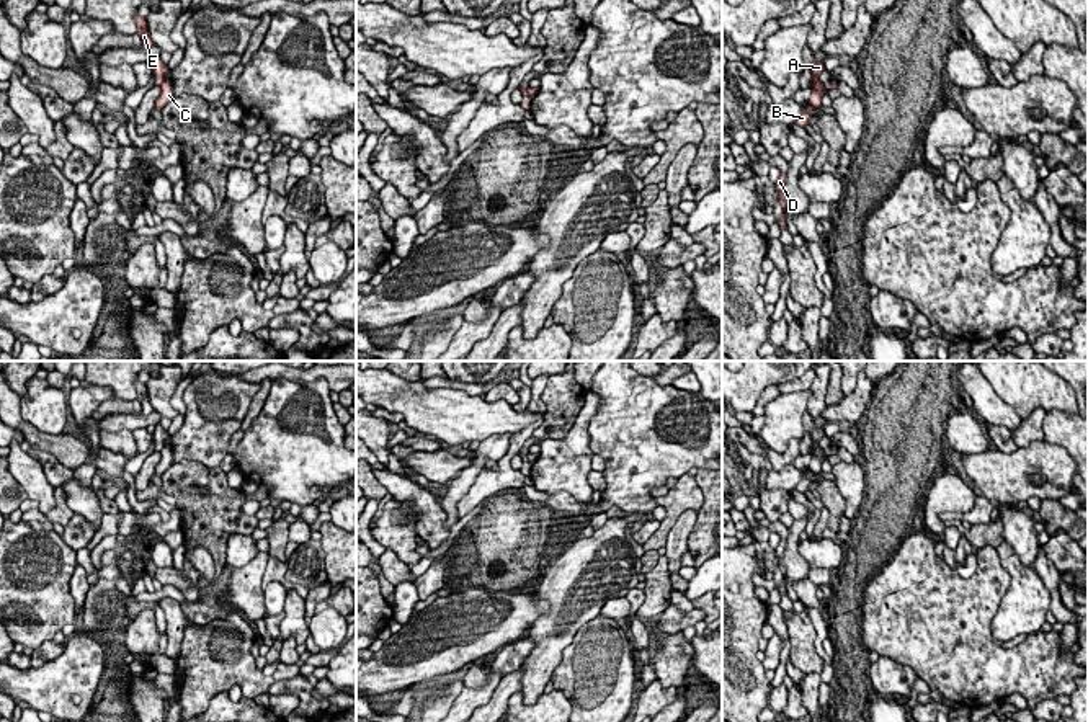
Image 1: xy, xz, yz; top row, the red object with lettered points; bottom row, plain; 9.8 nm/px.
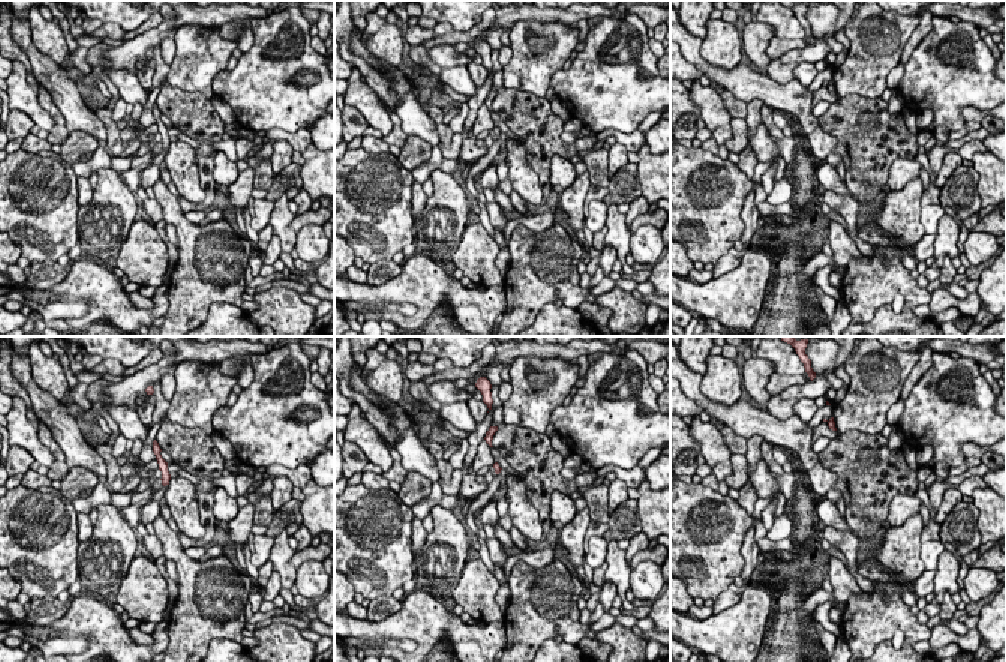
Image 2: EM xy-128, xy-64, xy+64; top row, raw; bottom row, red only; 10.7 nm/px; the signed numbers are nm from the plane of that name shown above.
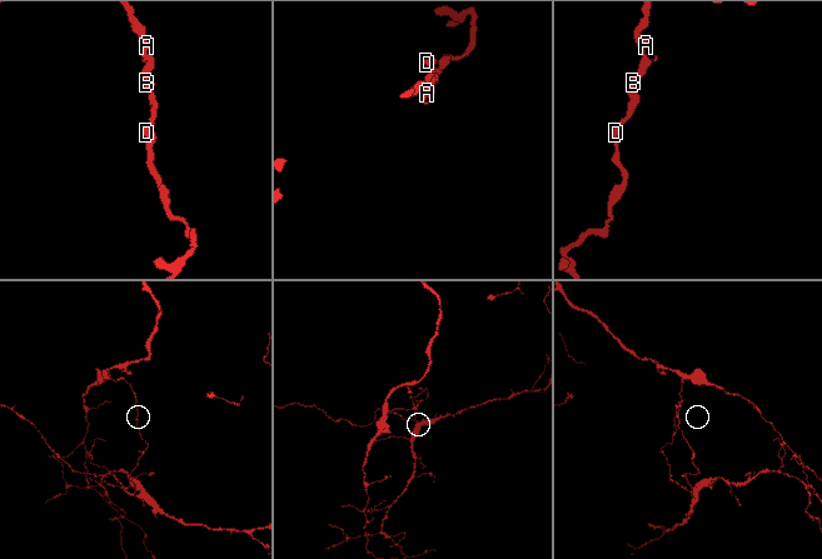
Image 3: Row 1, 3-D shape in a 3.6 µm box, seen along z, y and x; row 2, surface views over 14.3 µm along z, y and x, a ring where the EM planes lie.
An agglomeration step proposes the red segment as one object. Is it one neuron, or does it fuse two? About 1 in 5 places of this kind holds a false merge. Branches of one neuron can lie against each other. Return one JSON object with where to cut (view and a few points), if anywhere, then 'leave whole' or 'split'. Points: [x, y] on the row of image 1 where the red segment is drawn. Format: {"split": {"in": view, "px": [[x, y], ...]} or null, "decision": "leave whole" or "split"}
{"split": {"in": "yz", "px": [[814, 82], [820, 84]]}, "decision": "split"}

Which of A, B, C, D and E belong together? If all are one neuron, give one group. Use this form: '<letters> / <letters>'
A E / B C D

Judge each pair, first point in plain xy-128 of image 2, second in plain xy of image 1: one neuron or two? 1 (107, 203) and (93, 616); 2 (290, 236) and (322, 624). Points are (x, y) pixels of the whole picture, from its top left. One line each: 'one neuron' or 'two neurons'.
1: one neuron
2: two neurons

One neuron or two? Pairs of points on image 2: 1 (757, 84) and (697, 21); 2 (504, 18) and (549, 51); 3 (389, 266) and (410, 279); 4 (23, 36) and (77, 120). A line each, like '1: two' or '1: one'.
1: two
2: two
3: two
4: one

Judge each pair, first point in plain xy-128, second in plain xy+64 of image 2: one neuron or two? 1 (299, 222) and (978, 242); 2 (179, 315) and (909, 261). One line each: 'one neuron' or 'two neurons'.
1: two neurons
2: two neurons

